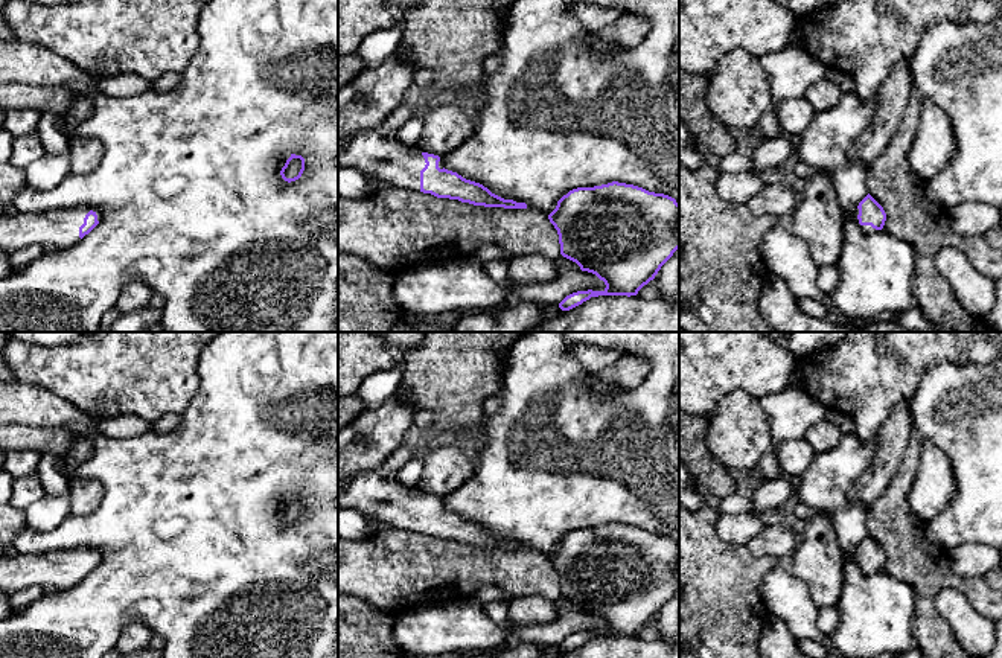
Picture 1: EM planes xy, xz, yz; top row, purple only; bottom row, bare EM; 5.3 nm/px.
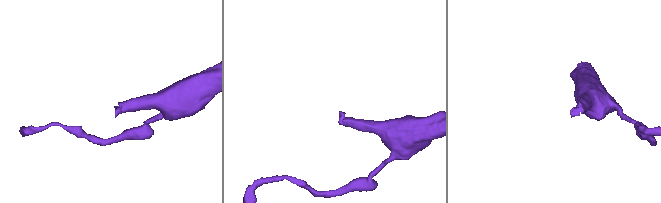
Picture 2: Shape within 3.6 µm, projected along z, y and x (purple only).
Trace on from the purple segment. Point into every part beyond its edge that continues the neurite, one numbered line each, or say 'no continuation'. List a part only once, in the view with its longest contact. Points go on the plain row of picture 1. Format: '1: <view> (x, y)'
1: xy (55, 570)

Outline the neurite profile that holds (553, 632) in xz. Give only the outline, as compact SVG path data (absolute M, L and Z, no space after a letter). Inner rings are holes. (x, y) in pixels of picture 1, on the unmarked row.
M568 612L556 620L531 626L507 626L510 638L516 643L559 646L566 637L577 632L605 632L606 626L588 612Z

